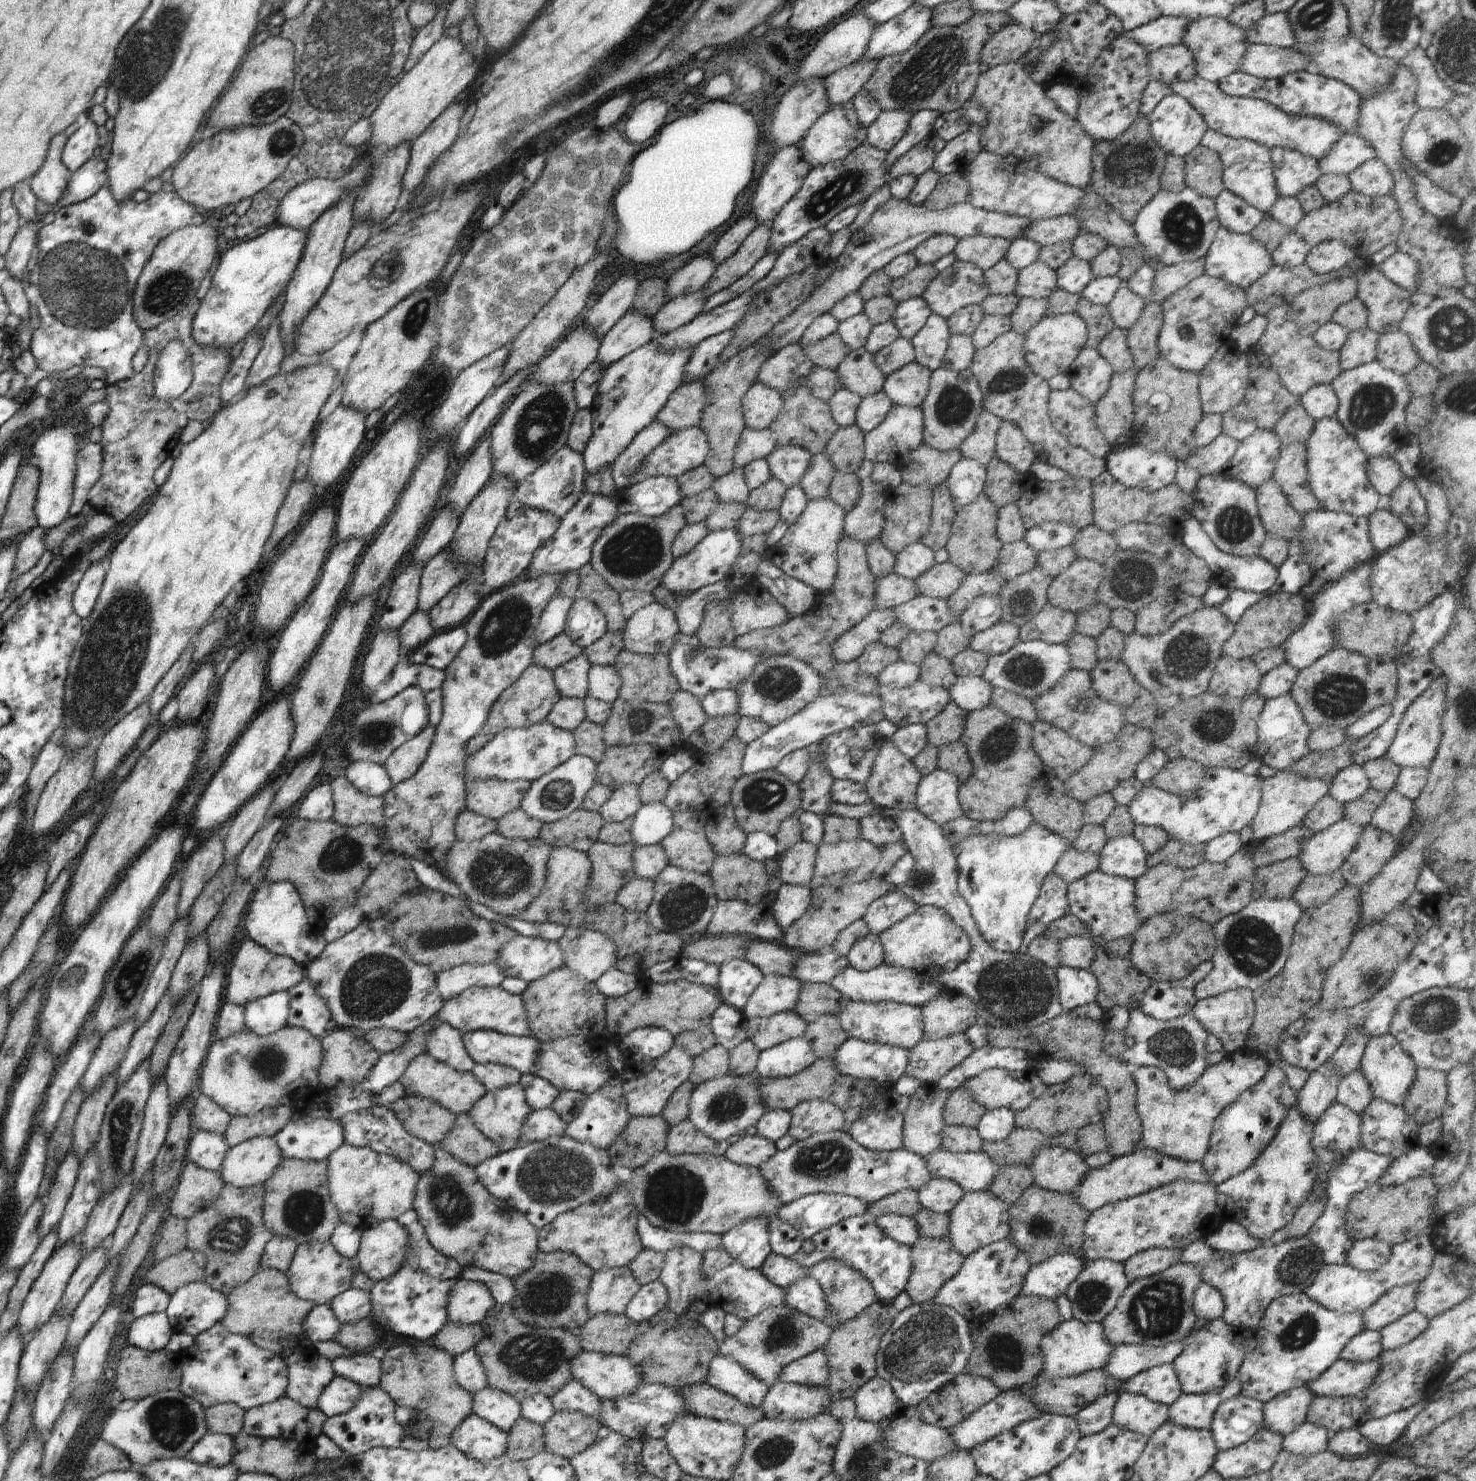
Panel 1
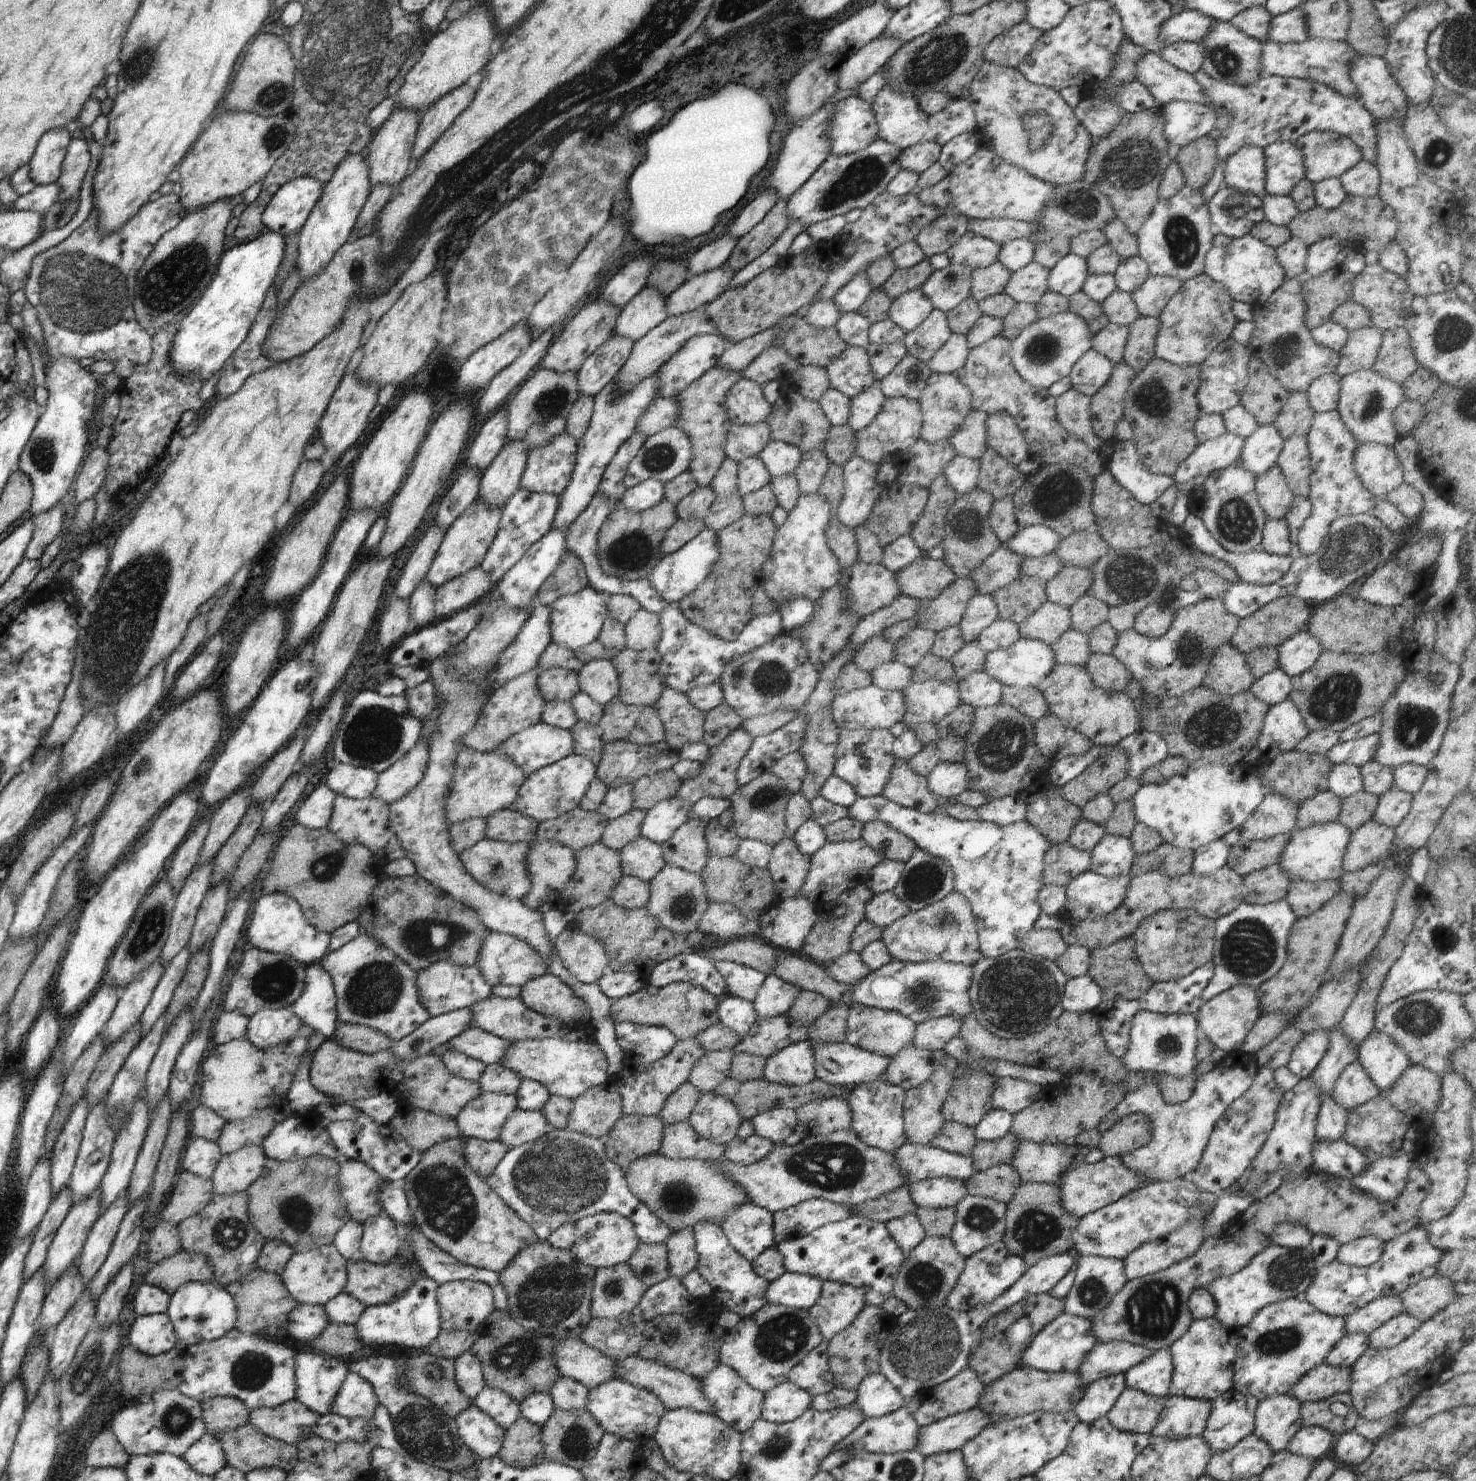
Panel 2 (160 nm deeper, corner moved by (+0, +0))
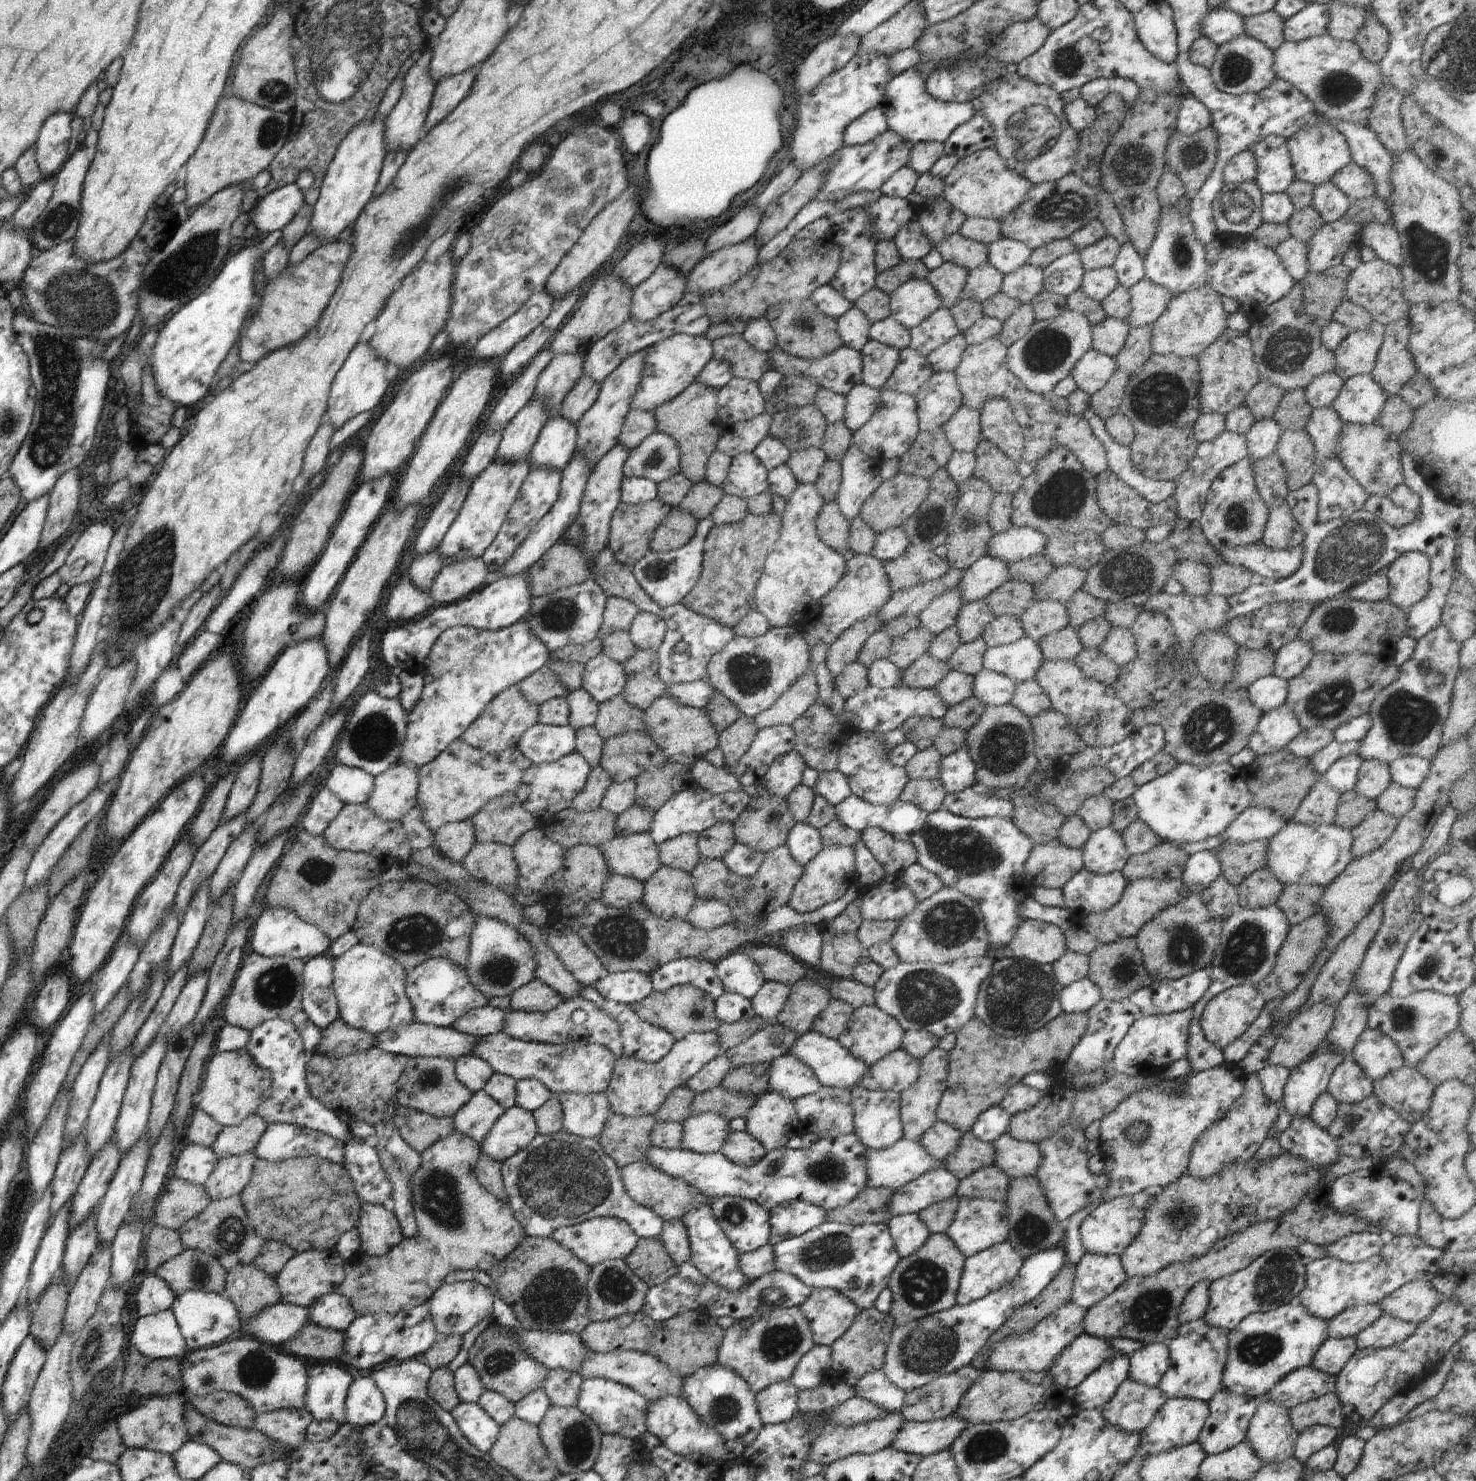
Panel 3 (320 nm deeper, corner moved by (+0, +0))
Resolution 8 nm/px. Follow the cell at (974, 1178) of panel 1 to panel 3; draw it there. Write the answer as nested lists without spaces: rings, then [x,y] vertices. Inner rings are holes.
[[[902,1138],[888,1148],[880,1150],[866,1148],[865,1167],[868,1187],[882,1187],[893,1190],[904,1186],[915,1178],[921,1177],[922,1174],[926,1174],[929,1170],[938,1167],[943,1168],[943,1165],[934,1157],[931,1157],[919,1142]]]

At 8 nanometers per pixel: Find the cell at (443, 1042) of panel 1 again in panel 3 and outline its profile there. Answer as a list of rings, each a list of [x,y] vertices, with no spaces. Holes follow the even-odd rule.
[[[462,1055],[455,1059],[456,1078],[473,1093],[482,1091],[494,1074],[492,1067],[476,1055]]]

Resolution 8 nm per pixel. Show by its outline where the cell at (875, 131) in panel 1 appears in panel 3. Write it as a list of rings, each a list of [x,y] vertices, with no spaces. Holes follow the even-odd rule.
[[[914,67],[901,72],[887,82],[885,95],[879,102],[888,121],[889,130],[893,130],[911,143],[941,142],[976,114],[972,103],[941,101],[932,98],[927,91],[927,84]]]

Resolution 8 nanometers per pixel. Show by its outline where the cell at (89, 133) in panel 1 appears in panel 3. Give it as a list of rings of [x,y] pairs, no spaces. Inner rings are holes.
[[[82,145],[64,161],[59,171],[54,174],[55,182],[51,199],[42,214],[34,221],[31,226],[32,230],[28,234],[28,240],[35,246],[37,253],[50,250],[58,243],[72,241],[75,238],[81,215],[82,185],[90,163],[93,162],[95,149],[94,147],[89,148]]]

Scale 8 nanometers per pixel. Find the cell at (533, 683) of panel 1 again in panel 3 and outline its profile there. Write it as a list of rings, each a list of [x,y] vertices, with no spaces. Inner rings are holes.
[[[512,685],[510,688],[497,694],[482,711],[482,714],[466,729],[461,740],[475,749],[487,753],[499,753],[508,747],[517,746],[518,739],[530,728],[539,722],[539,705],[528,702],[521,690]]]

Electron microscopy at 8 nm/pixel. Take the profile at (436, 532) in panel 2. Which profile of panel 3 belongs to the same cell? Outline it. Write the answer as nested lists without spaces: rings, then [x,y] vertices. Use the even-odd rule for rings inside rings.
[[[454,477],[450,486],[442,494],[438,503],[428,516],[420,534],[416,536],[414,555],[423,555],[428,551],[437,549],[442,542],[443,536],[458,516],[462,503],[466,500],[470,479]]]

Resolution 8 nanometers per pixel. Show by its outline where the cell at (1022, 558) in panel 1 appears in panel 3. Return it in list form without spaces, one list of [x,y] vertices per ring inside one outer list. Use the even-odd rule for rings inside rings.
[[[988,556],[979,558],[964,571],[958,584],[963,604],[985,599],[1008,580],[1009,570],[1005,562]]]

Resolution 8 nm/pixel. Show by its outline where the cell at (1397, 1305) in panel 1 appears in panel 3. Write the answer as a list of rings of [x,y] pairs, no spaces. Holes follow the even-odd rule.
[[[1377,1304],[1347,1308],[1327,1321],[1327,1335],[1330,1339],[1355,1337],[1383,1314]]]

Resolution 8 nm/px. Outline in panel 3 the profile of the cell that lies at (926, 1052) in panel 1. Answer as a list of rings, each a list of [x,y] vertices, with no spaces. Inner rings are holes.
[[[903,1048],[887,1054],[873,1065],[856,1086],[869,1091],[896,1091],[901,1093],[918,1080],[921,1060],[908,1054]]]

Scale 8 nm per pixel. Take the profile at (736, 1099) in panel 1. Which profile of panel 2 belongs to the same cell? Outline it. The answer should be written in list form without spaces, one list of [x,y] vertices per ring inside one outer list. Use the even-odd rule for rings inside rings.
[[[710,1091],[701,1093],[688,1122],[700,1138],[726,1146],[737,1138],[743,1119],[732,1101]]]

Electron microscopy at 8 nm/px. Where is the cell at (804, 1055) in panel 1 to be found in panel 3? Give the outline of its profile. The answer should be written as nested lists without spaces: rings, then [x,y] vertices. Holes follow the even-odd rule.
[[[784,1055],[771,1062],[769,1083],[772,1091],[793,1101],[814,1094],[822,1087],[814,1071],[793,1055]]]

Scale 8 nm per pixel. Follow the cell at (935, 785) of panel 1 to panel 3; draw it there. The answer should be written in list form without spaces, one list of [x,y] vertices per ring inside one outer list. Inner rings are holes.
[[[966,746],[941,758],[939,780],[946,793],[972,787],[976,782],[976,767]]]

